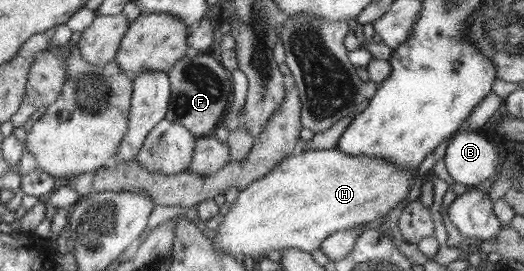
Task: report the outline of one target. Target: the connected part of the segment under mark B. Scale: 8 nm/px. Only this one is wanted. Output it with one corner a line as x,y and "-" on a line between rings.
463,130
448,140
444,155
449,176
468,188
485,187
495,176
505,157
500,146
493,146
481,131

